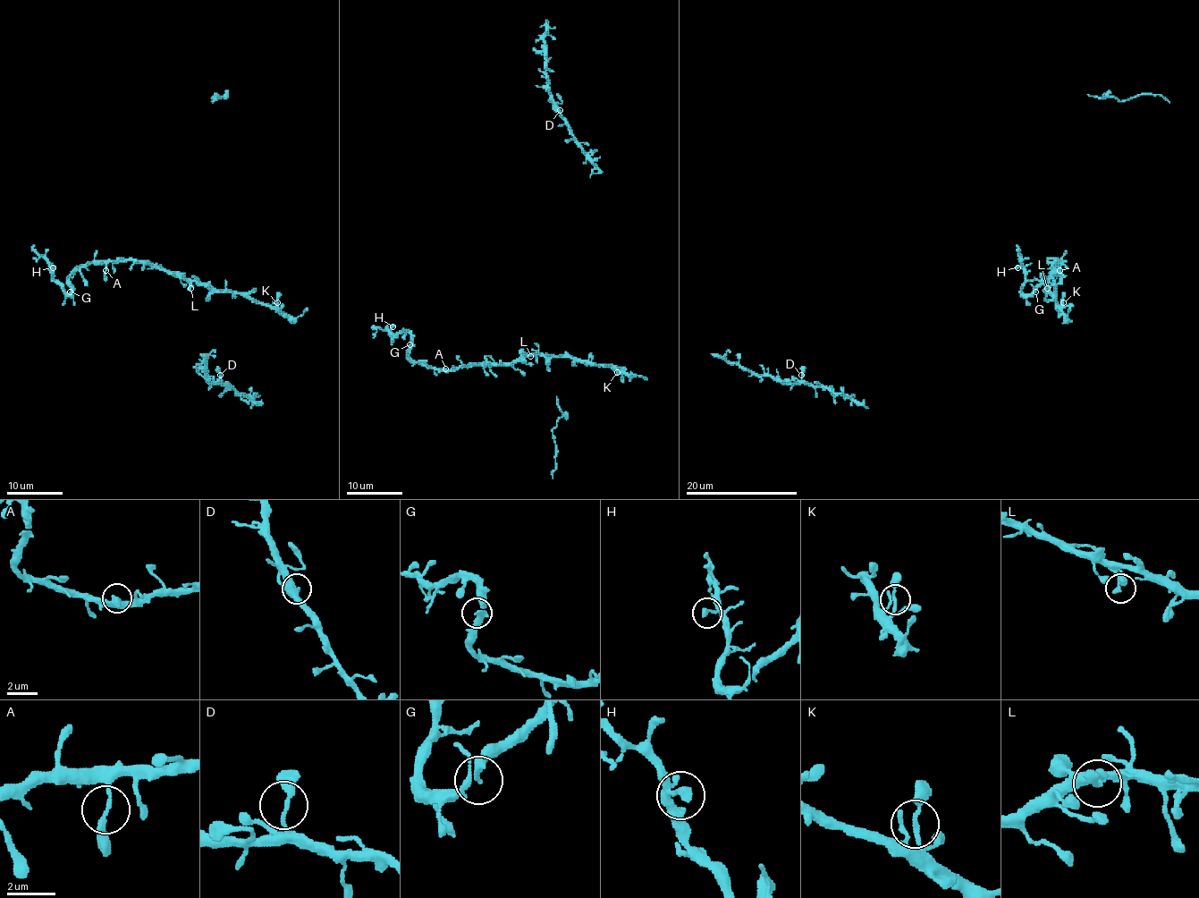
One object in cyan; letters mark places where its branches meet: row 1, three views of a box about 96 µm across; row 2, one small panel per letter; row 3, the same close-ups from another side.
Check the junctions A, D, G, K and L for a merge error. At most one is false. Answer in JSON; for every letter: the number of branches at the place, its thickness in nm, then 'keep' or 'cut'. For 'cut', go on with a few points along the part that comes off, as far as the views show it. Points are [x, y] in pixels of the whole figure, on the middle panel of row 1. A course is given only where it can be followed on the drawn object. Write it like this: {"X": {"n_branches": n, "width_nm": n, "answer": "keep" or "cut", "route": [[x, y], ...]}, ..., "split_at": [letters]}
{"A": {"n_branches": 2, "width_nm": 220, "answer": "keep"}, "D": {"n_branches": 2, "width_nm": 200, "answer": "keep"}, "G": {"n_branches": 2, "width_nm": 260, "answer": "keep"}, "K": {"n_branches": 2, "width_nm": 170, "answer": "keep"}, "L": {"n_branches": 2, "width_nm": 200, "answer": "keep"}, "split_at": []}

